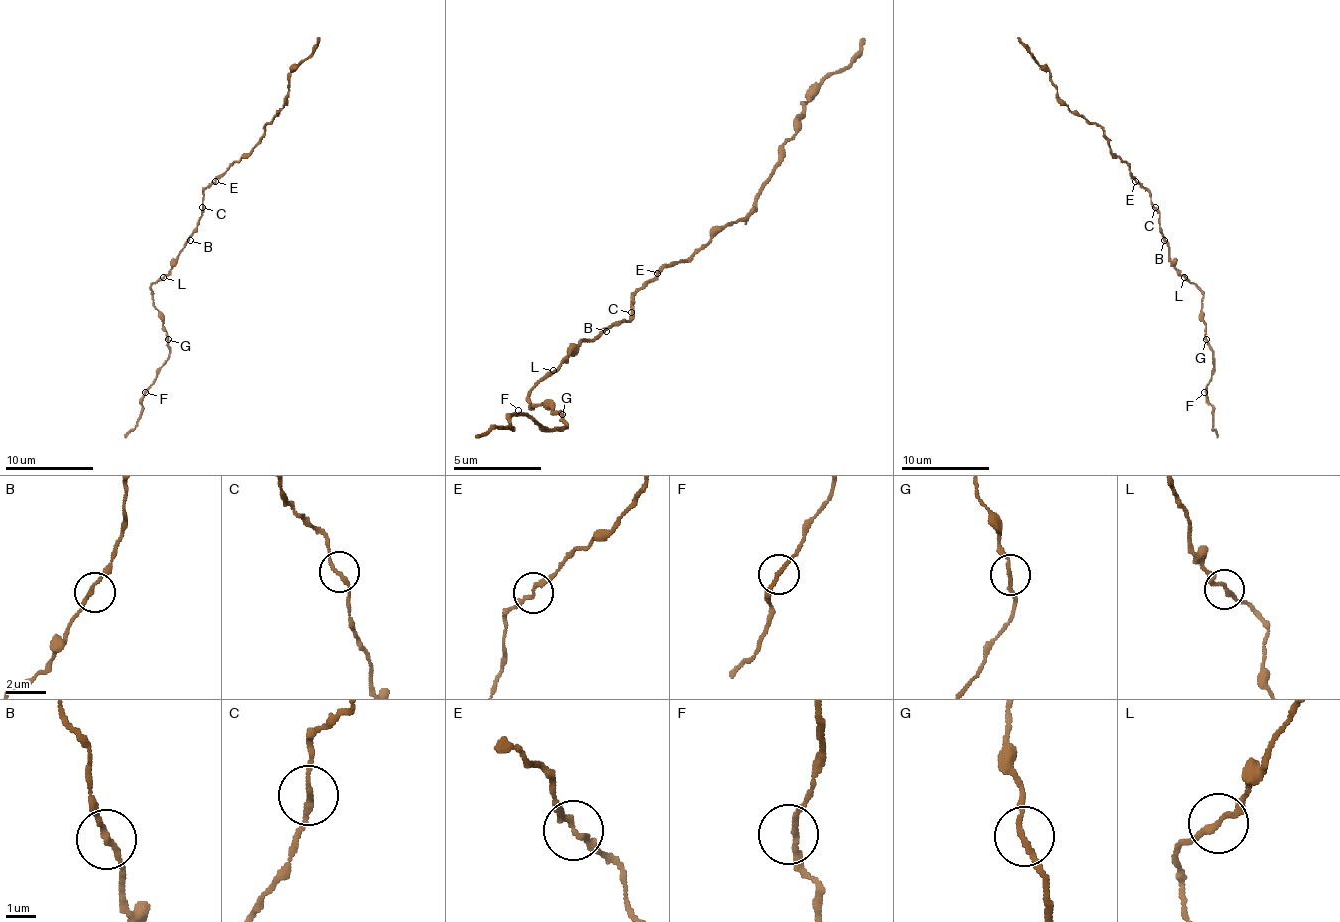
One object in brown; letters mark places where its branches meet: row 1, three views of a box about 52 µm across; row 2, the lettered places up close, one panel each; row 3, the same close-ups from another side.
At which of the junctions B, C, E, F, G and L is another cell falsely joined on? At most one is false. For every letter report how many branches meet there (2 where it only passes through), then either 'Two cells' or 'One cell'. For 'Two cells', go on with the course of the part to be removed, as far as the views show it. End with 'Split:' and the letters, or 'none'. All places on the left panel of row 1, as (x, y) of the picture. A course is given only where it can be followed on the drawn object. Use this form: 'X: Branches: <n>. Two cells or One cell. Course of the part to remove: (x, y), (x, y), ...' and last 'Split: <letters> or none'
B: Branches: 2. One cell
C: Branches: 2. One cell
E: Branches: 2. One cell
F: Branches: 2. One cell
G: Branches: 2. One cell
L: Branches: 2. One cell
Split: none

